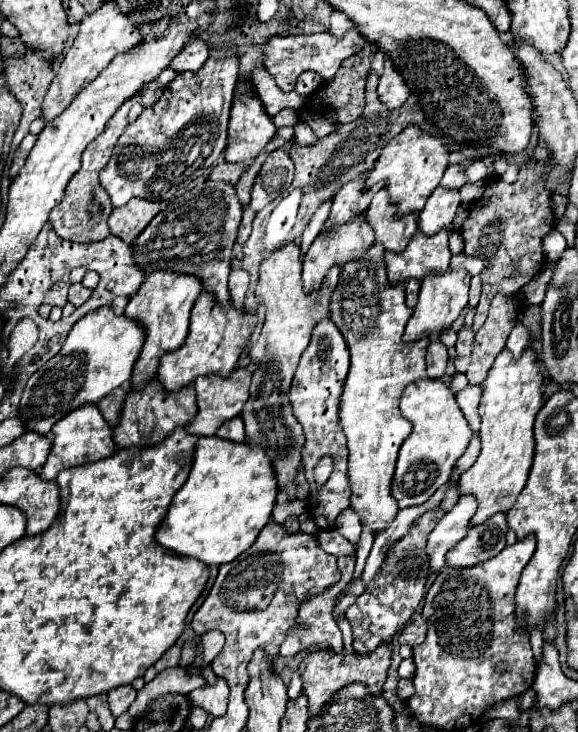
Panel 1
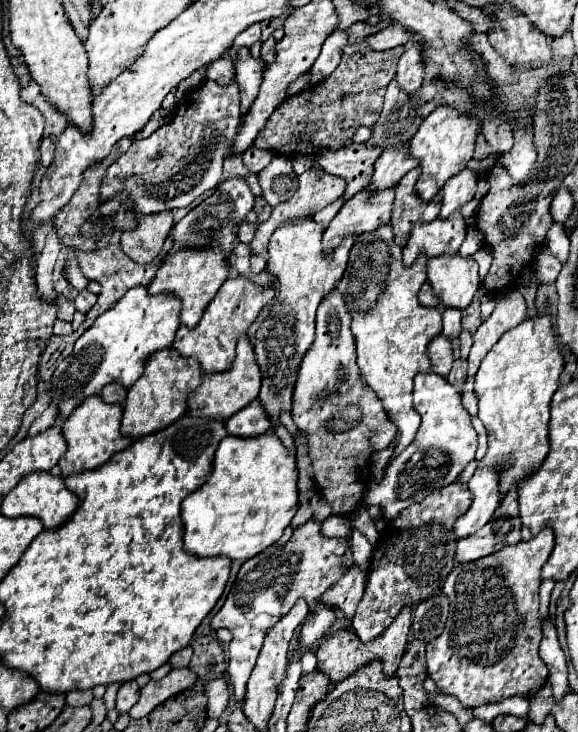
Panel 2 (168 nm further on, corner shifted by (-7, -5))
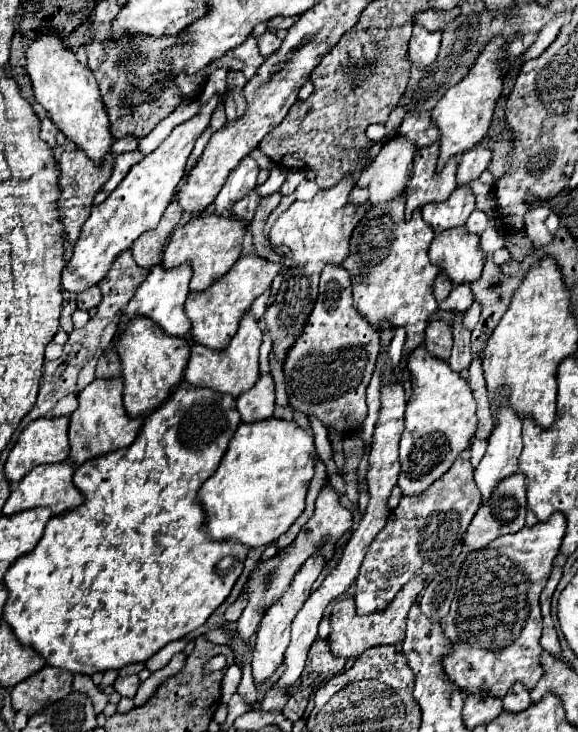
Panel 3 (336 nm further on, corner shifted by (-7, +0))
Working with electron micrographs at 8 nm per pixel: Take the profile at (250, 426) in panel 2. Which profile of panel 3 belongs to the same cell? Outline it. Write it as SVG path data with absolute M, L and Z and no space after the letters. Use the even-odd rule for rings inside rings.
M259 374L255 386L237 396L237 410L243 422L257 422L273 416L275 408L275 382L273 376Z

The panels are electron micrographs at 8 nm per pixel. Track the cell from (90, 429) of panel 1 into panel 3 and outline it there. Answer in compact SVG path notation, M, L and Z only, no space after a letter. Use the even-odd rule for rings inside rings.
M95 378L87 388L83 388L77 394L77 398L79 398L79 408L73 412L71 424L69 424L69 442L71 442L69 458L77 466L99 454L107 454L117 448L125 448L137 438L143 418L127 416L127 412L123 408L123 398L121 398L121 378L109 378L109 380ZM89 394L91 394L91 402L87 400Z

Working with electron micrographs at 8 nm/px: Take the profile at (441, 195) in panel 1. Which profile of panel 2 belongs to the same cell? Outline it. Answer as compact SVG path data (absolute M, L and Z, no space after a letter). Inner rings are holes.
M463 169L455 177L451 177L441 189L441 211L439 217L445 219L455 211L461 211L465 203L469 203L477 189L477 173L471 169Z

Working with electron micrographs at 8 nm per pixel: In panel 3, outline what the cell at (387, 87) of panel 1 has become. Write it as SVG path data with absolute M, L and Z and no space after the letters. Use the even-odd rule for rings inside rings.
M421 24L413 26L413 38L409 42L409 60L417 66L431 66L439 54L441 30L429 32Z

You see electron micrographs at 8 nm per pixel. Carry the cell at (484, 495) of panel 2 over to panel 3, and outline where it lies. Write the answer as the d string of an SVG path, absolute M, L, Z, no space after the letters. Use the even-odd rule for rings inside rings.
M503 402L497 408L495 430L487 442L487 452L475 468L475 482L483 494L483 502L487 502L497 482L517 472L517 460L523 450L521 416L509 404Z

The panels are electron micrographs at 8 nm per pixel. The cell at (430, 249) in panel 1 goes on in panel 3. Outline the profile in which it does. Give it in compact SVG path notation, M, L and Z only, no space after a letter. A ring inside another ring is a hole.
M457 186L457 190L441 204L427 204L423 208L423 220L433 226L435 234L451 228L465 226L469 214L475 210L475 194L471 186Z

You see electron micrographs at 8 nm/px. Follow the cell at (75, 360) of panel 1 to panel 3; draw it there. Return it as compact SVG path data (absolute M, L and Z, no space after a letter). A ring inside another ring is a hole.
M185 262L181 266L175 266L175 268L163 268L163 266L155 266L147 280L139 286L139 290L135 292L135 296L131 298L131 302L127 304L123 316L121 316L121 324L119 324L119 330L133 318L133 316L149 316L151 320L155 320L167 334L173 334L173 336L185 336L189 330L191 330L191 322L189 318L185 316L185 310L183 310L183 304L185 304L185 298L189 294L189 280L191 280L191 264Z

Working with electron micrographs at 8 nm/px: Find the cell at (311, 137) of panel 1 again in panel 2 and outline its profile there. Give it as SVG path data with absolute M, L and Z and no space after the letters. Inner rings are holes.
M351 143L343 149L323 149L321 155L315 157L315 161L323 171L349 181L343 195L343 201L347 201L363 187L367 187L367 175L371 175L371 167L379 155L379 149L369 149L365 145Z

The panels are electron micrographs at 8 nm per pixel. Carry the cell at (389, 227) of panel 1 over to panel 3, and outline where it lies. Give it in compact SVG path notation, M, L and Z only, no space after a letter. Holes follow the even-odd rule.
M439 142L419 148L415 154L415 170L407 184L407 206L405 218L411 218L415 208L421 208L429 202L445 202L451 192L457 188L455 174L457 174L457 158L451 158L441 172L437 172L437 156L439 156Z

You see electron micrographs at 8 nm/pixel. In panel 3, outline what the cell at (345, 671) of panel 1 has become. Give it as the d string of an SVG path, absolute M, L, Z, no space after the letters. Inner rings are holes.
M415 576L411 578L393 598L393 602L387 604L385 610L379 610L375 614L367 614L367 616L357 616L355 612L355 600L353 598L341 598L331 612L331 634L329 634L329 646L331 652L335 656L343 656L343 658L357 658L361 656L367 648L373 648L377 644L393 644L397 648L401 648L403 644L403 634L405 634L405 618L407 618L407 610L411 608L411 602L415 602L415 598L419 596L419 592L423 590L427 578L425 576Z

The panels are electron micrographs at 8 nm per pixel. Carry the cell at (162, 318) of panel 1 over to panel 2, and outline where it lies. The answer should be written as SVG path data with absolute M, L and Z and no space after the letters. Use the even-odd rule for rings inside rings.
M219 247L207 249L207 251L175 251L159 269L153 279L153 283L147 287L149 295L175 295L181 299L181 315L179 321L185 327L197 327L205 307L215 297L217 289L223 285L223 281L229 277L229 267L225 263L223 253Z

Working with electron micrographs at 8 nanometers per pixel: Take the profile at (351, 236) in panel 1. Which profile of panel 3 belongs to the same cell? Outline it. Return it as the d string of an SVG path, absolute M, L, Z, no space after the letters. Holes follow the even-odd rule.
M393 136L389 138L383 146L381 146L381 152L371 160L371 164L361 172L353 192L351 192L351 202L357 204L357 206L363 206L363 204L381 204L381 202L387 202L391 200L393 196L401 194L411 178L411 170L413 170L413 156L417 152L417 146L407 140L407 138L399 138L399 136Z

